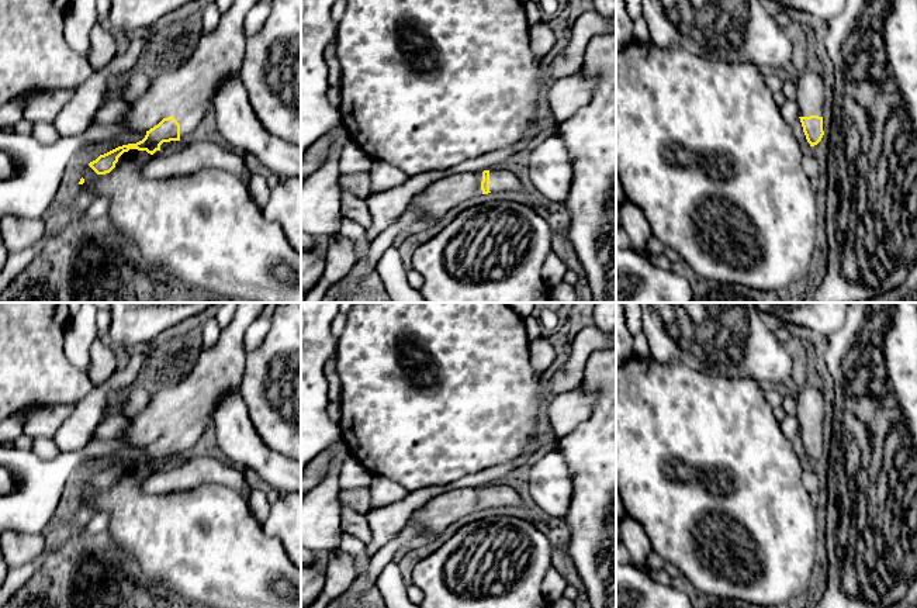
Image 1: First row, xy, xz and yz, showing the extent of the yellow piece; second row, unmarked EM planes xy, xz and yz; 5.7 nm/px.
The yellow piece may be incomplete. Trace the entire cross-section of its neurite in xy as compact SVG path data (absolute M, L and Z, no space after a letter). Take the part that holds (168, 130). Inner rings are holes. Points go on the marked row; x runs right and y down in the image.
M233 0L231 8L221 15L218 25L210 34L203 34L191 56L174 69L165 69L153 76L146 93L128 108L124 108L122 125L134 132L145 132L145 138L136 144L118 146L100 155L89 166L97 175L110 173L118 158L129 149L146 151L153 155L160 151L163 142L184 141L194 132L201 120L212 108L212 101L219 87L232 76L239 75L239 69L246 51L245 17L260 0Z

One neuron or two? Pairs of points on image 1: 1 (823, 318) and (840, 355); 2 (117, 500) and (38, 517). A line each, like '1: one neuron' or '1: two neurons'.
1: two neurons
2: two neurons

